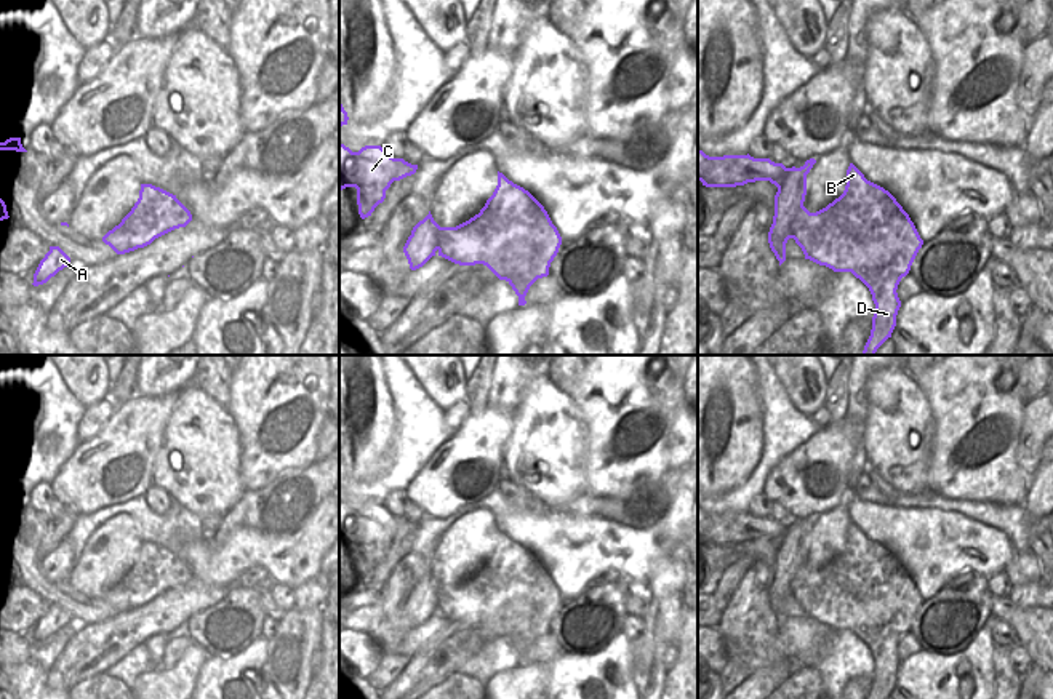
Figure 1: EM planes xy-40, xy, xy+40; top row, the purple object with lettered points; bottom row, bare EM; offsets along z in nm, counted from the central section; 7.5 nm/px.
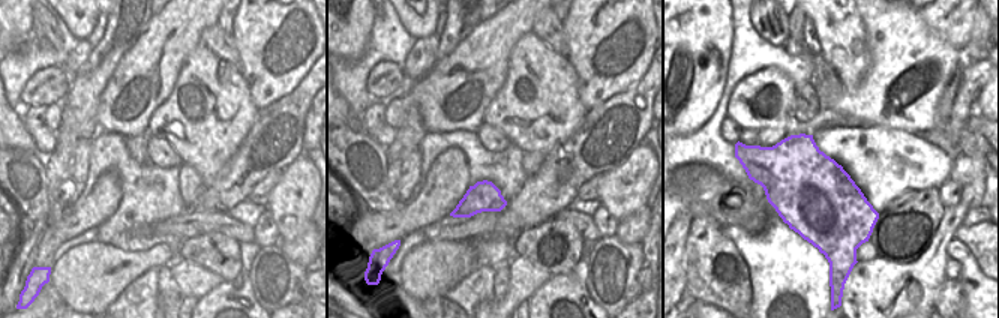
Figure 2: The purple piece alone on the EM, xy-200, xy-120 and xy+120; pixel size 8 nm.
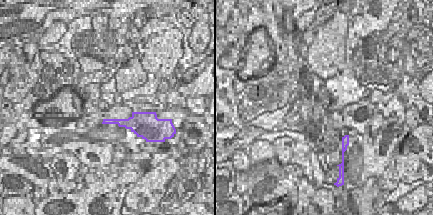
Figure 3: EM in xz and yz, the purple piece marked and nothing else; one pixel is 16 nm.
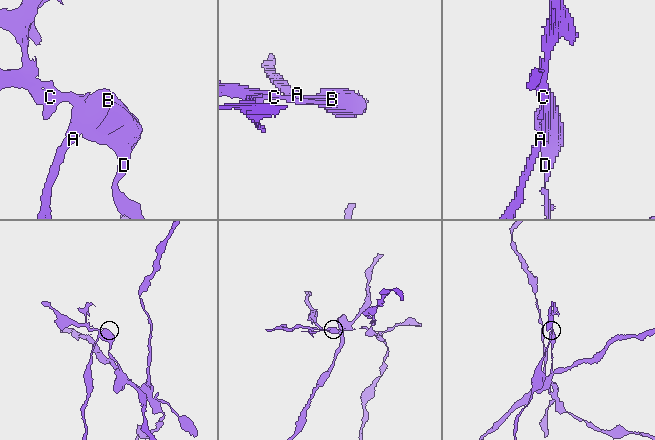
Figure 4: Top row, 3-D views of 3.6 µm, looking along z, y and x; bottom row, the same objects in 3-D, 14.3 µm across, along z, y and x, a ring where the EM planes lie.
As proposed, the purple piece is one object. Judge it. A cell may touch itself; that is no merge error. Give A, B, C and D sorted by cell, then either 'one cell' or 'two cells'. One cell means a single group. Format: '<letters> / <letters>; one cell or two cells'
A / B C D; two cells

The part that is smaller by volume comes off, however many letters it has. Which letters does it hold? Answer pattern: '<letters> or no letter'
A

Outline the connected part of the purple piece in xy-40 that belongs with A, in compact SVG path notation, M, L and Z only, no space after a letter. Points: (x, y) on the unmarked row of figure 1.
M50 605L50 609L40 619L35 632L34 632L34 645L46 641L51 635L54 635L59 629L70 622L70 616L59 606Z

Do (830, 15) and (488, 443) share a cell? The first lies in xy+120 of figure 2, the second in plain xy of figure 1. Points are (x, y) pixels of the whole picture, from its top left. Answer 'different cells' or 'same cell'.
different cells

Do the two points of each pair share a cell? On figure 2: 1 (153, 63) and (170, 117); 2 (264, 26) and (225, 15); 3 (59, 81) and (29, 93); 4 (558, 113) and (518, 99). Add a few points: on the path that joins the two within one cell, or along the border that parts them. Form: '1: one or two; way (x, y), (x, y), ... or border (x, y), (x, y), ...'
1: two; border (180, 68), (173, 90), (150, 116), (147, 131)
2: two; border (236, 15), (231, 24), (231, 35)
3: one; way (51, 84), (36, 92)
4: one; way (548, 111), (528, 108)

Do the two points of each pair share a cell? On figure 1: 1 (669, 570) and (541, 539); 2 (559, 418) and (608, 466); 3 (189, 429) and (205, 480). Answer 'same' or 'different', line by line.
1: different
2: different
3: same

